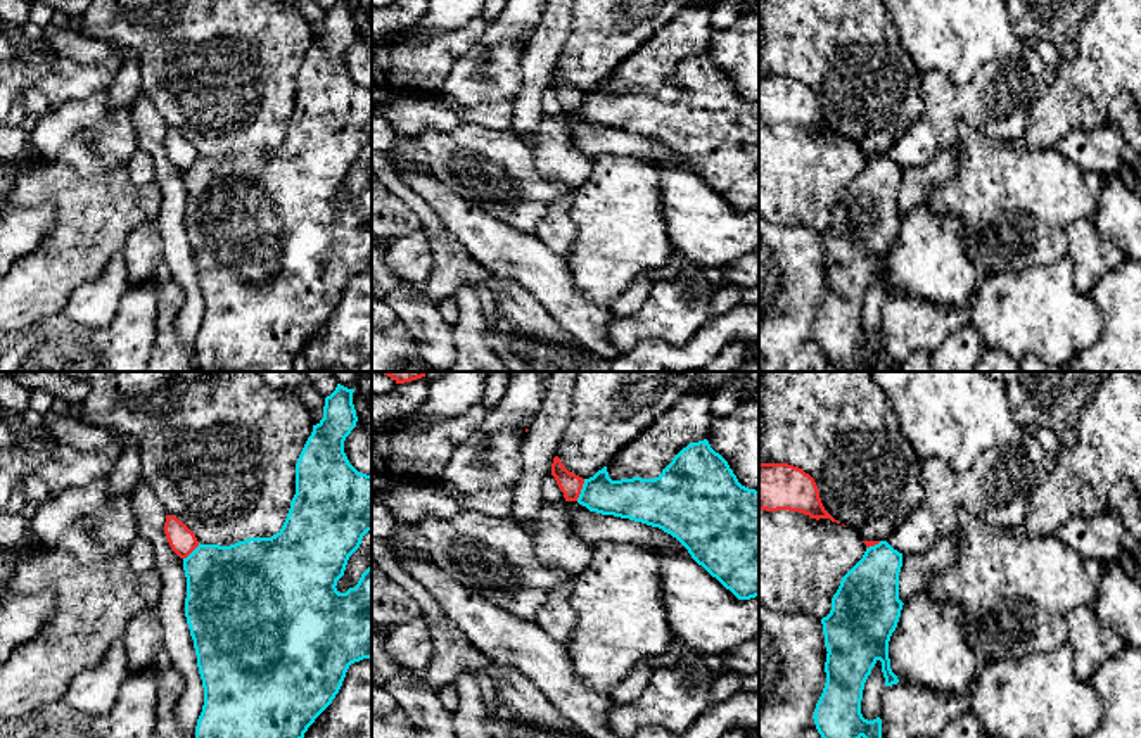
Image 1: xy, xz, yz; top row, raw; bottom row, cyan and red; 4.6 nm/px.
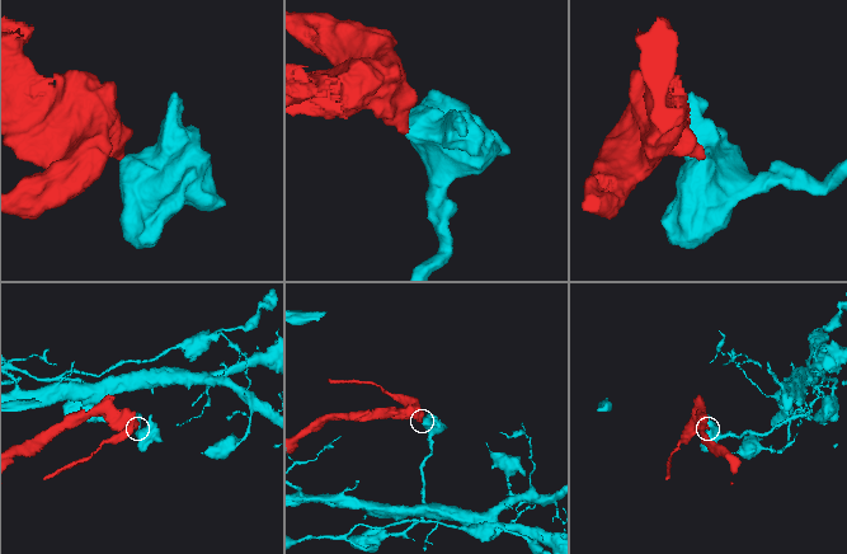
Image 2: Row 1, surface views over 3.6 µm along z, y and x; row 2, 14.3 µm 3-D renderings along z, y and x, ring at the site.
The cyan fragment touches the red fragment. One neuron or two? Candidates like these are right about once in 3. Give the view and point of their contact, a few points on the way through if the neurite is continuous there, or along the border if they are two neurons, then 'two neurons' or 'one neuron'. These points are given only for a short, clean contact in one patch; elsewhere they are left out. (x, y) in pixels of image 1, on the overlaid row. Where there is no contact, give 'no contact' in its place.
contact xz (581, 489); border xz (585, 479), (576, 500); two neurons

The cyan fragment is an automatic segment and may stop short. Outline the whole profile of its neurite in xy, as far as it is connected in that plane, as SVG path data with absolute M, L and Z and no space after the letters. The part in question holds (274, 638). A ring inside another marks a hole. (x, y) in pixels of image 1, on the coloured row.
M337 384L325 398L323 418L313 425L297 463L296 494L282 529L271 538L249 538L230 546L201 544L183 558L187 577L185 617L194 639L197 667L204 688L204 705L197 719L195 738L304 738L315 719L332 703L339 693L351 664L372 658L372 565L361 574L358 584L346 593L337 591L337 581L344 576L349 557L360 548L363 536L372 531L372 475L358 472L344 453L344 441L356 427L358 417L353 404L354 389Z

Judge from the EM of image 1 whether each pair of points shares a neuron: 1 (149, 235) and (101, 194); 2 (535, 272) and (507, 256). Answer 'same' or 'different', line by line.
1: different
2: same

